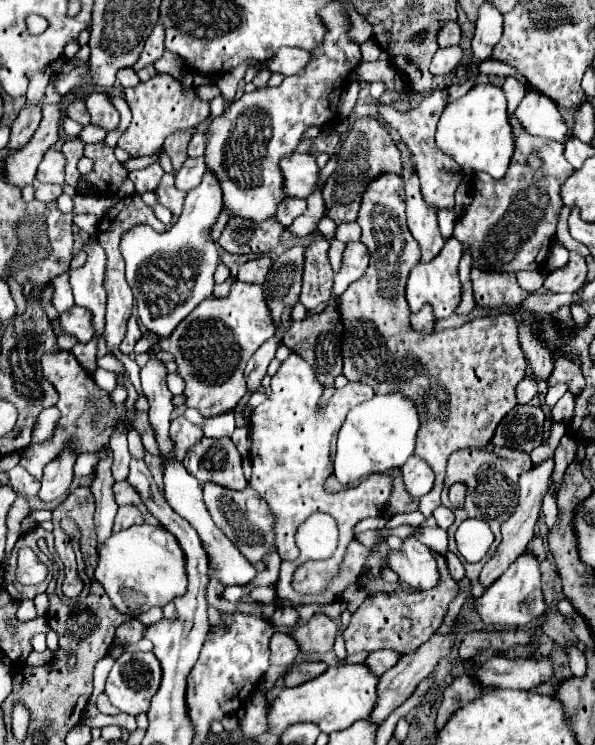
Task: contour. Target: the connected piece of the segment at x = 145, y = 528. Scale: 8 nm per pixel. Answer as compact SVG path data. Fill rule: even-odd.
M140 524L114 532L98 548L98 566L94 576L110 596L114 608L134 618L140 614L140 608L162 608L164 604L168 604L168 600L182 596L188 584L184 572L184 554L176 538L168 534L160 524Z

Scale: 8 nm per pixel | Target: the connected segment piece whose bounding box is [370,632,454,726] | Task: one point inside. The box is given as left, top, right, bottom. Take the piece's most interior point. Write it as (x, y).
(398, 683)

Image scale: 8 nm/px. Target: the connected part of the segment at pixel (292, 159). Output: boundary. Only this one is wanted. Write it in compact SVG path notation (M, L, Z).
M294 152L280 160L280 170L284 176L284 196L306 198L318 182L318 166L314 156Z

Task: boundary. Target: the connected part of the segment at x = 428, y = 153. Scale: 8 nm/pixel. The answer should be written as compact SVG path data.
M436 90L430 96L426 96L416 108L412 108L410 112L402 114L396 112L394 108L390 108L388 104L380 102L380 114L386 120L386 124L394 126L394 130L402 136L404 144L412 150L412 158L416 164L416 174L420 178L420 186L422 186L422 196L428 204L436 206L436 210L440 208L452 208L454 206L454 192L462 180L462 172L460 166L450 158L444 156L444 152L436 146L434 142L434 132L436 132L436 124L438 118L442 114L442 110L446 108L446 90Z

